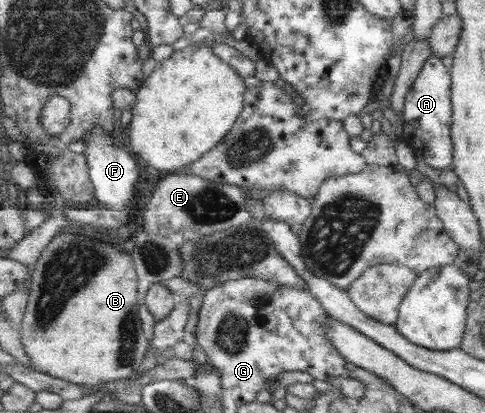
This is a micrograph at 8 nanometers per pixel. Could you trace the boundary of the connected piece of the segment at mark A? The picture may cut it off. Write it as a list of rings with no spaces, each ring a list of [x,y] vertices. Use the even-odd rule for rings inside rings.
[[[428,56],[418,72],[417,79],[409,85],[401,110],[403,124],[399,139],[411,147],[416,160],[426,163],[432,169],[447,169],[452,161],[452,144],[449,138],[450,84],[449,72],[440,62],[440,58]]]

